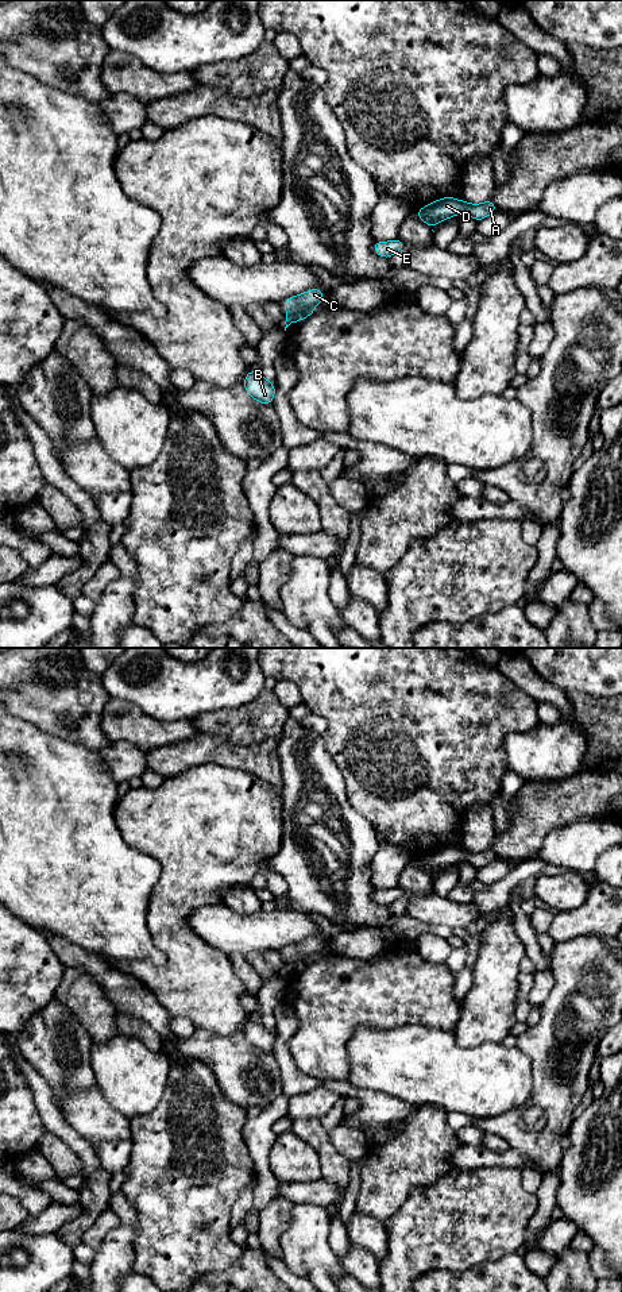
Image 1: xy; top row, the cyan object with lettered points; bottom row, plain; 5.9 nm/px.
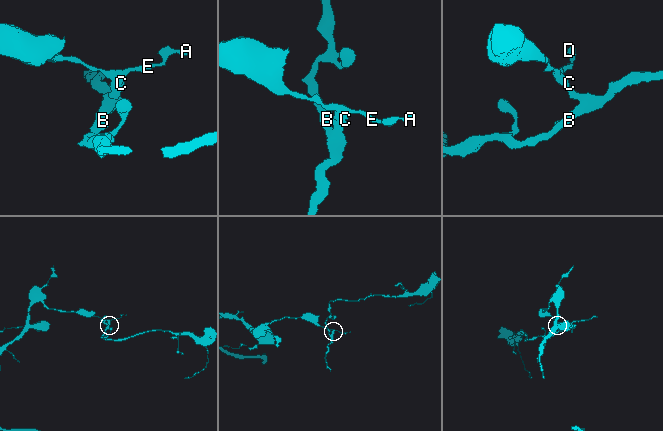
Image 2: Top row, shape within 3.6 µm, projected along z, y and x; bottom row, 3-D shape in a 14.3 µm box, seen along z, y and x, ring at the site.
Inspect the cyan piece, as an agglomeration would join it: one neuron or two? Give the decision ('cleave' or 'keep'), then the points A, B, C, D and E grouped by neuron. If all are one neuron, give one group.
cleave; groups A C D E / B

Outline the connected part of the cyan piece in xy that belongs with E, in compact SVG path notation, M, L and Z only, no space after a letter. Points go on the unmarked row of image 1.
M395 887L391 890L380 890L380 891L374 890L374 899L375 899L375 902L389 907L397 899L402 898L403 894L405 892L401 887Z

